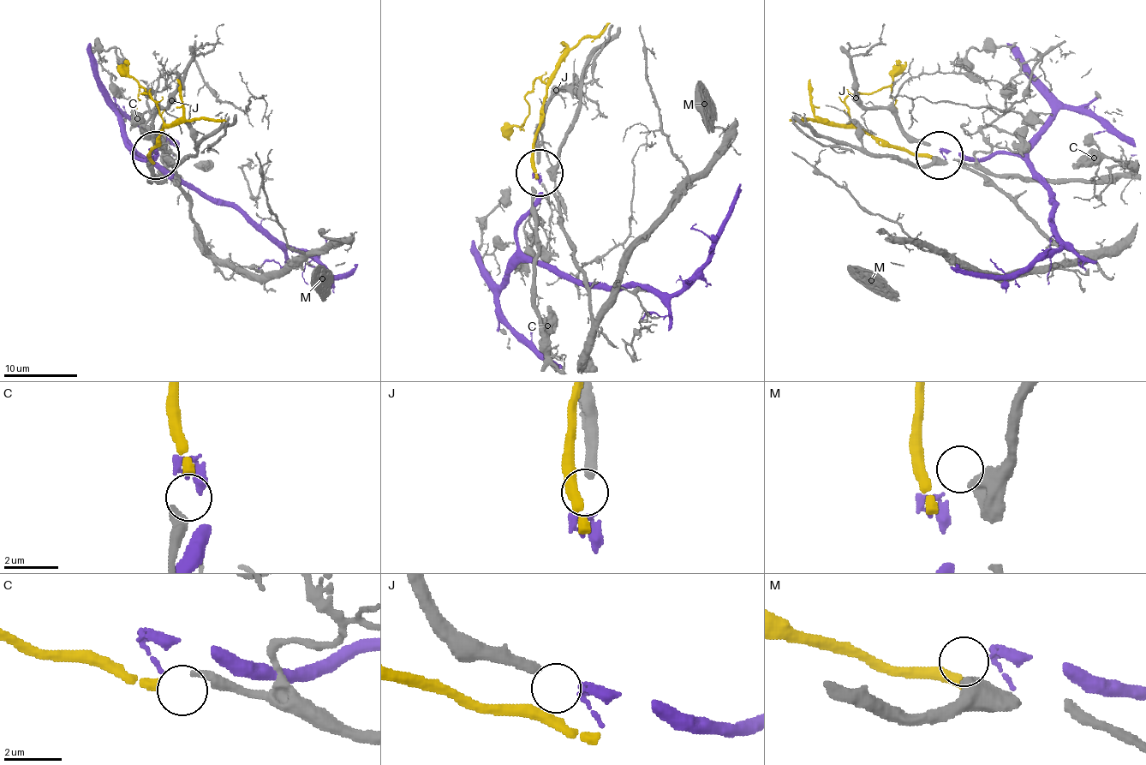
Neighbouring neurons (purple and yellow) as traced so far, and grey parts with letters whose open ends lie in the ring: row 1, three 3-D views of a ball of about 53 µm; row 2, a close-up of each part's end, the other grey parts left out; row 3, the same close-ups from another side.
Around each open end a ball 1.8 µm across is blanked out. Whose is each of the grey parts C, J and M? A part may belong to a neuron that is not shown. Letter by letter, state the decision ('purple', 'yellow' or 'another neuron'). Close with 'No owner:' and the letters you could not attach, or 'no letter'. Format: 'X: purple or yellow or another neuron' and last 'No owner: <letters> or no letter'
C: yellow
J: purple
M: another neuron
No owner: M

